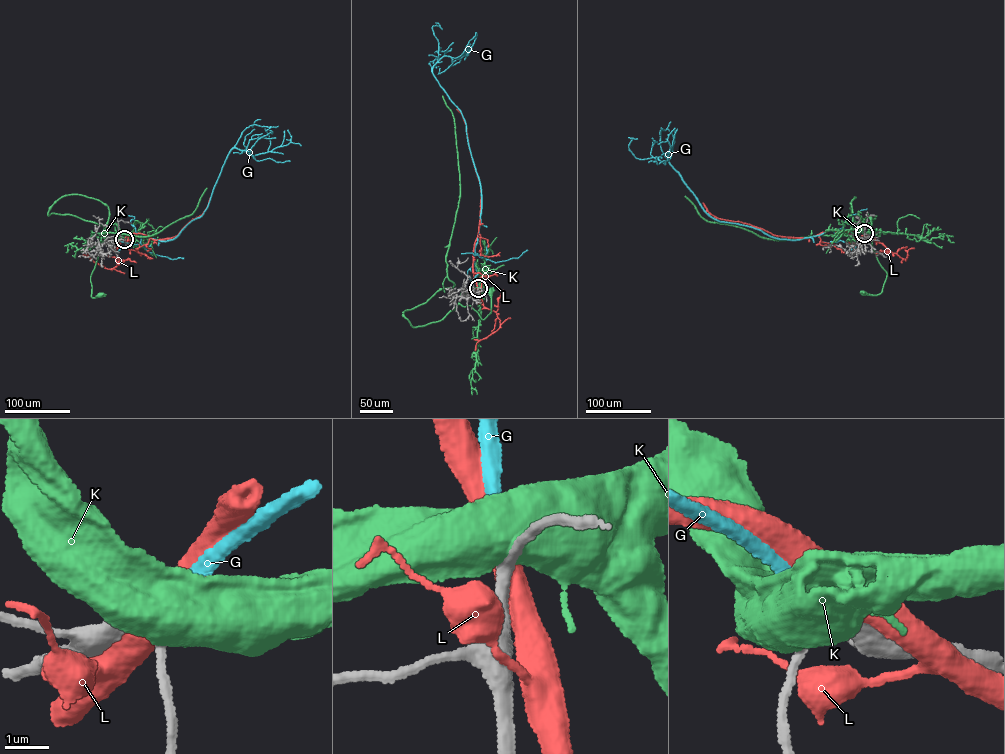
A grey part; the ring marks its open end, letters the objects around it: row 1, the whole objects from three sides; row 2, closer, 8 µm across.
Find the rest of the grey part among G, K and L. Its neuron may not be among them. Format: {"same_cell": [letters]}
{"same_cell": ["G"]}

